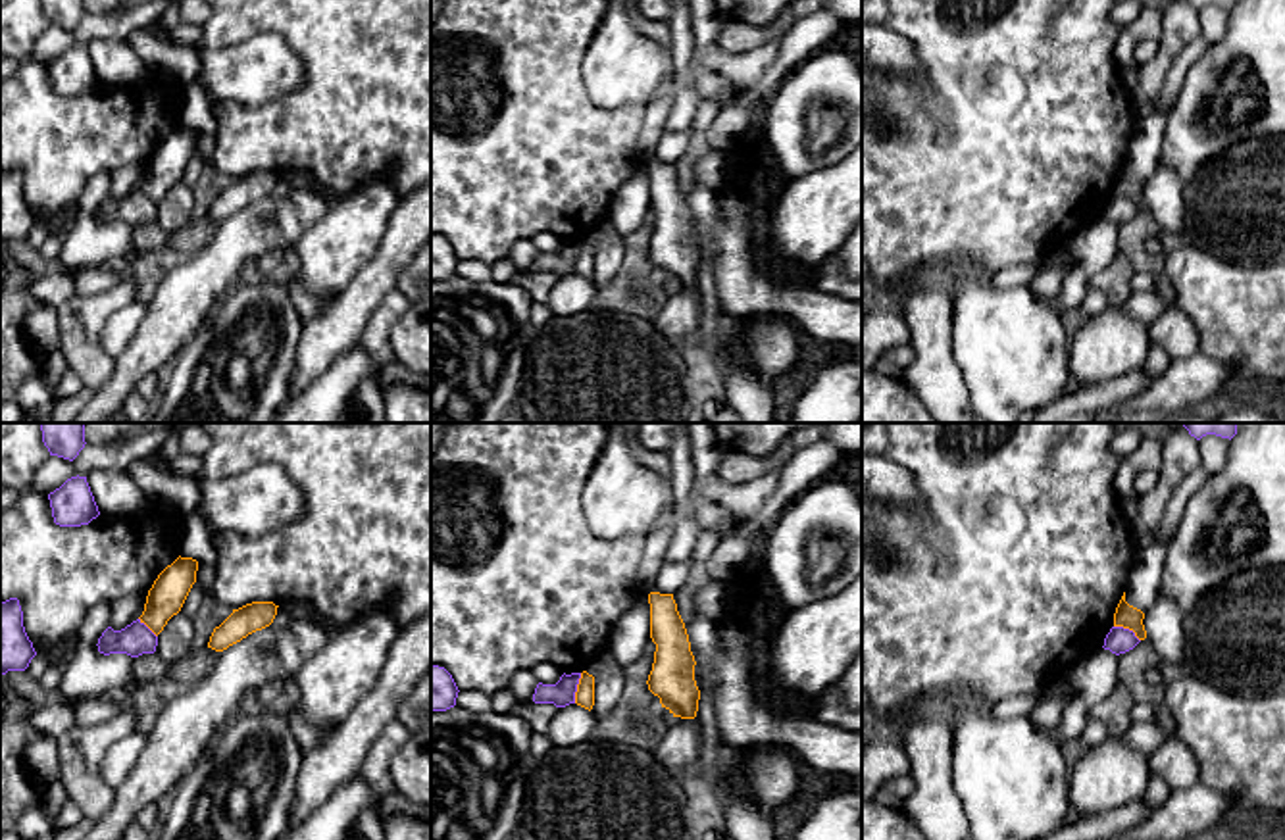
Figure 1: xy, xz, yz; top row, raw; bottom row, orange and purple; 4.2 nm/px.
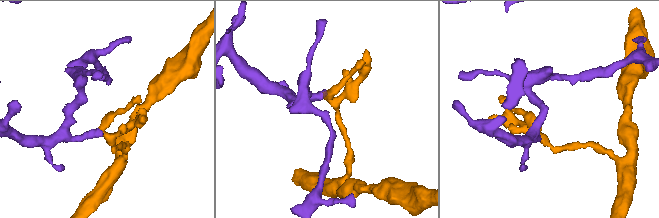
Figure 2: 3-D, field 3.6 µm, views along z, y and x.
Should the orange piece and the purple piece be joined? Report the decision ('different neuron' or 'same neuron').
different neuron

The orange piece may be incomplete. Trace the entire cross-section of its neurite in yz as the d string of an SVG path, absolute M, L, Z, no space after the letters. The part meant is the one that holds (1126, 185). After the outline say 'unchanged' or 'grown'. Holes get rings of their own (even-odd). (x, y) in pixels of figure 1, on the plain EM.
M1125 161L1114 183L1114 196L1123 196L1135 202L1139 210L1146 208L1146 200L1143 194L1145 183L1125 171Z; unchanged

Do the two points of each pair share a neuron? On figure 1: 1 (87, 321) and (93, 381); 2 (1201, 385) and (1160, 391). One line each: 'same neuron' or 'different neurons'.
1: same neuron
2: same neuron

